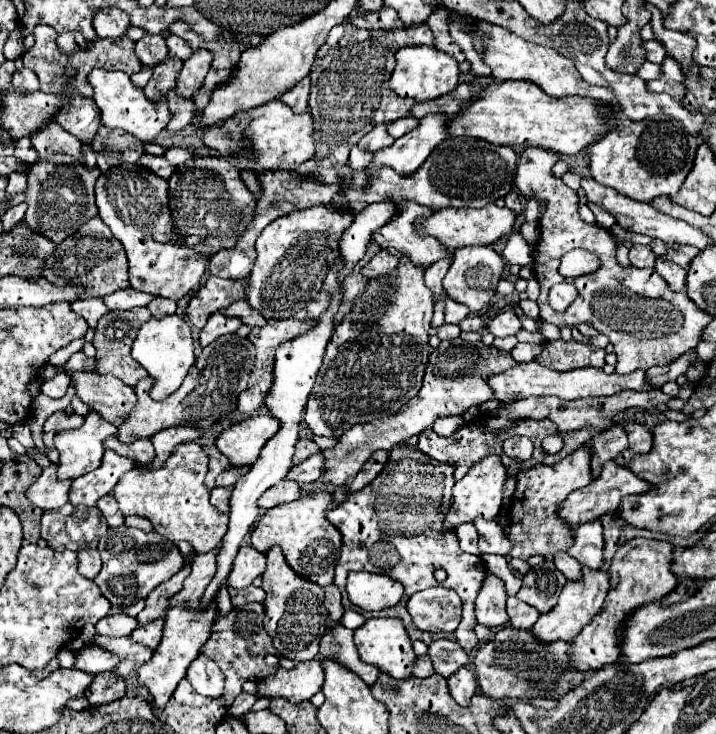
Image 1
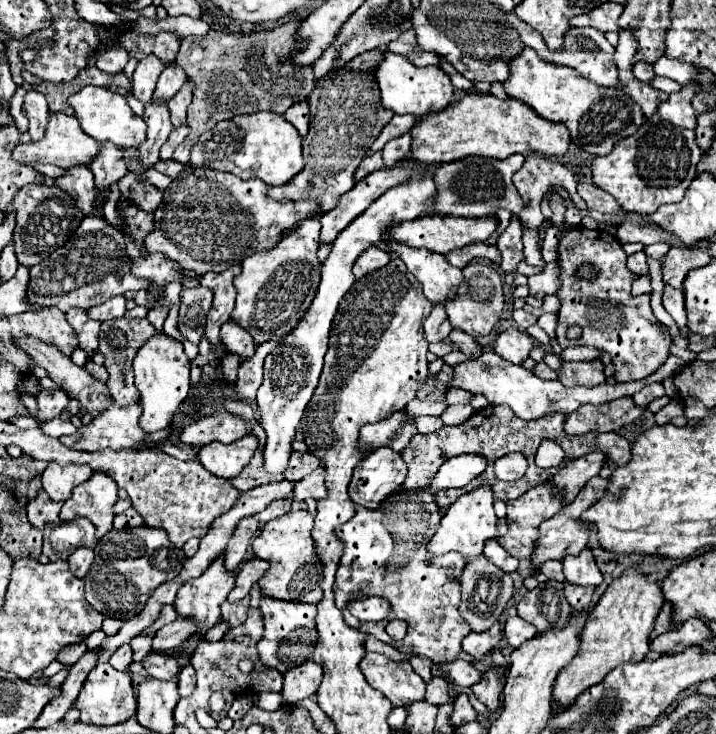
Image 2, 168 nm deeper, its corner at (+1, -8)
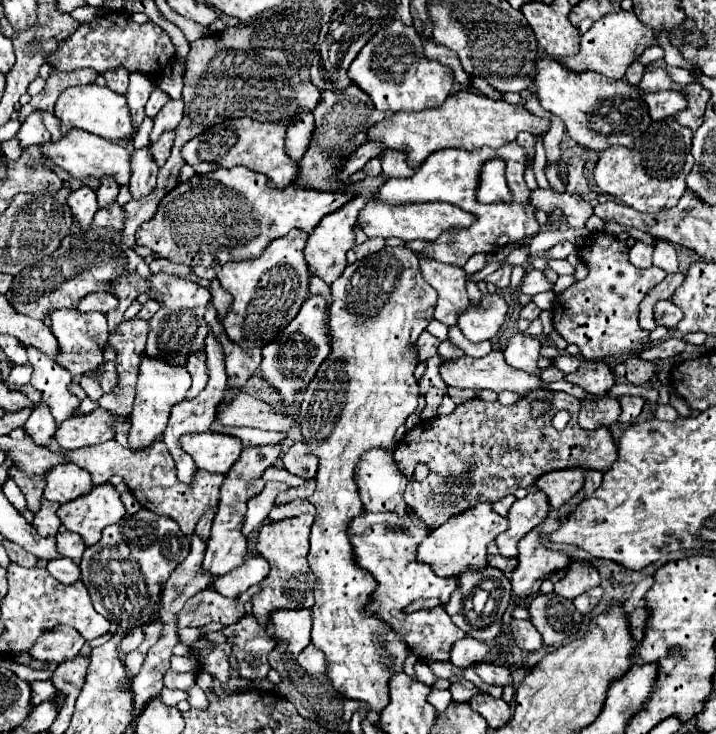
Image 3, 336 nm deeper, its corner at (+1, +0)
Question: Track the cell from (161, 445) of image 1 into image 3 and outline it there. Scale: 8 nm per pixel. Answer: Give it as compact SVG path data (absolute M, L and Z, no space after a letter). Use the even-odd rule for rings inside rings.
M242 390L230 404L220 408L218 422L224 426L250 426L272 432L288 432L296 424L292 414L276 412L270 404L254 400Z

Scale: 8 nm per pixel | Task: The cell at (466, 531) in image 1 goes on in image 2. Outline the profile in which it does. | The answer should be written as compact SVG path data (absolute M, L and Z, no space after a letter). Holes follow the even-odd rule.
M484 554L476 556L476 560L466 564L466 568L464 568L462 576L460 576L460 584L462 584L460 614L470 624L470 628L474 632L488 630L502 616L502 612L508 608L508 602L514 596L510 574L502 572L498 566L494 566L490 560L486 560ZM480 608L484 608L484 610L480 610Z

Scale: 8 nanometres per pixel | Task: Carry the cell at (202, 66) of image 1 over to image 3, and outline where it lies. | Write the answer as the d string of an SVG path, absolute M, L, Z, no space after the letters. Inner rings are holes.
M168 100L166 106L154 118L154 128L150 132L150 142L156 142L168 130L174 130L178 126L178 122L180 122L182 110L184 110L182 100Z

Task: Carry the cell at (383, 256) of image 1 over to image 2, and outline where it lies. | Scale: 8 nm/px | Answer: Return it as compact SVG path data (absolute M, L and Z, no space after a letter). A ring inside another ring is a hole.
M376 246L368 248L368 250L356 260L356 264L354 264L354 276L356 276L356 280L360 280L362 276L366 276L368 272L374 272L374 270L386 266L390 260L392 260L392 258L390 258L390 254L388 254L386 250L376 248Z

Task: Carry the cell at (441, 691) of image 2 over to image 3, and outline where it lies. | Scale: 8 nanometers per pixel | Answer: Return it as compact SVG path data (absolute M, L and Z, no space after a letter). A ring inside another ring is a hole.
M462 680L462 682L456 682L456 684L450 686L450 694L452 694L452 698L458 700L458 702L468 702L472 696L480 694L480 688L474 686L472 682Z

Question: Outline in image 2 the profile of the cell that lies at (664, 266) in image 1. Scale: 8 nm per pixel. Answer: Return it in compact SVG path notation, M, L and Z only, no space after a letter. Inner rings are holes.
M664 284L664 294L662 294L662 306L666 312L676 320L678 328L686 328L686 308L684 308L684 292L672 288L670 284Z

